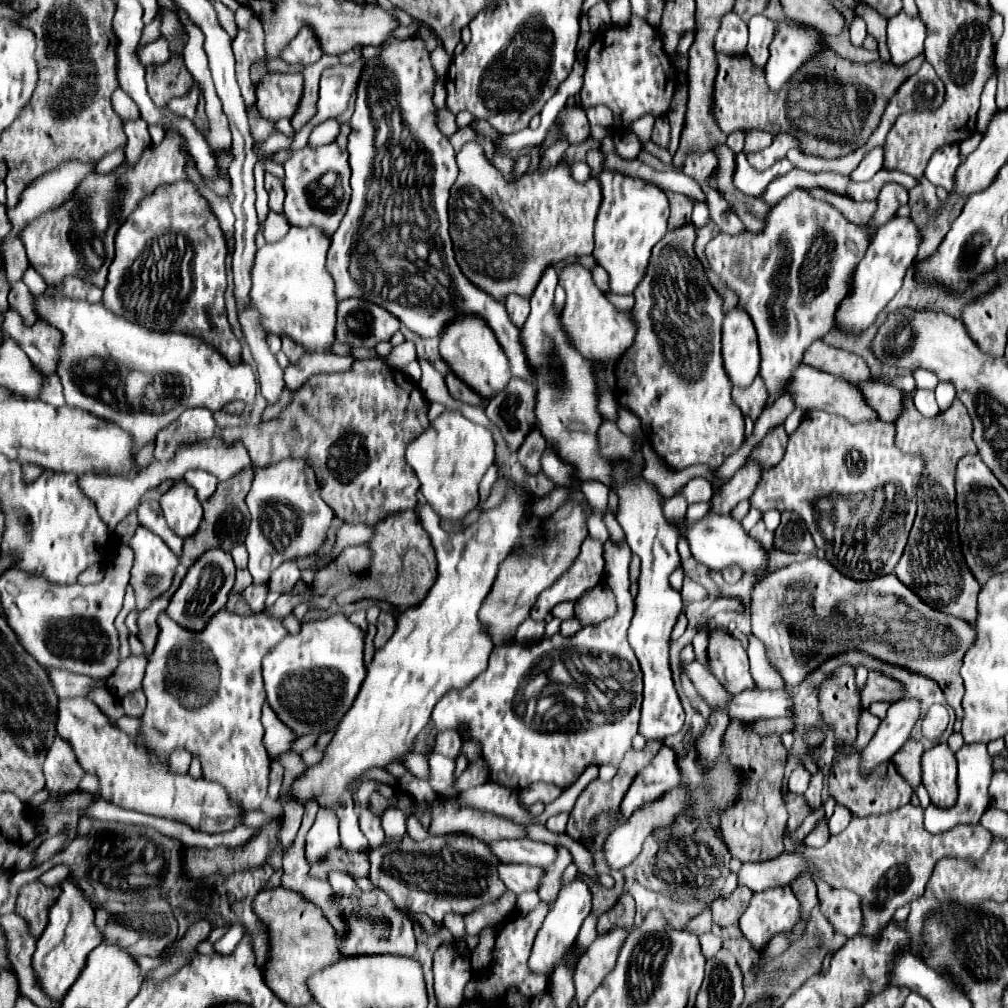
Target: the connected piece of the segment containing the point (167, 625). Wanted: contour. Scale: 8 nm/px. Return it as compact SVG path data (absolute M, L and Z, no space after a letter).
M221 609L219 613L215 613L211 617L211 621L207 623L205 631L201 633L191 633L183 627L179 627L177 623L173 623L167 613L161 613L159 615L159 639L157 639L157 647L155 651L151 653L149 657L149 663L147 663L147 671L145 671L145 679L143 679L143 691L147 695L147 709L145 709L145 715L141 717L143 721L143 727L139 731L139 737L143 737L143 743L147 743L147 747L151 747L155 753L163 755L165 759L171 755L173 749L177 747L185 747L191 755L199 757L201 759L201 767L203 767L203 777L209 779L209 781L215 781L215 783L221 783L227 793L233 797L233 799L239 799L243 803L243 807L247 811L257 811L263 803L263 799L267 797L267 787L269 787L269 771L271 771L271 759L267 757L267 751L263 747L263 727L261 727L261 707L265 703L265 689L263 689L263 677L261 677L261 661L263 657L269 653L269 649L273 645L277 645L285 635L287 635L287 629L283 627L283 619L279 617L273 617L273 615L267 615L267 613L249 613L249 615L237 615L237 613L231 613L227 609Z

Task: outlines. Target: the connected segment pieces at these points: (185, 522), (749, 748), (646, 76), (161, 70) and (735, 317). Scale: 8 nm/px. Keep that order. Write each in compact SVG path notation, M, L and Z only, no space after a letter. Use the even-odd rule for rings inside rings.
M175 481L173 487L159 499L159 505L163 517L167 519L167 525L177 535L183 539L195 535L203 519L203 509L193 487L189 487L185 481Z
M733 719L723 735L723 747L729 765L743 773L743 787L733 807L721 815L721 831L731 845L731 855L741 863L771 861L783 853L783 831L787 823L787 809L781 801L781 779L787 761L787 749L781 735L757 735L747 731L747 721Z
M631 17L629 27L613 25L607 33L597 37L593 49L587 53L587 69L585 69L585 85L579 93L579 103L583 107L607 105L613 115L617 127L627 127L635 119L651 113L661 117L669 111L671 97L675 93L677 73L671 67L671 61L663 53L663 43L655 27L649 23ZM599 43L611 43L609 47L599 47Z
M171 57L165 65L147 67L147 89L157 107L165 107L169 99L181 97L191 87L191 75L181 57Z
M731 309L723 321L723 361L733 385L747 387L759 373L759 343L745 309Z

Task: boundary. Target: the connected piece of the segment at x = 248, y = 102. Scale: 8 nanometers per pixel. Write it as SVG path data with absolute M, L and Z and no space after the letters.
M257 15L251 17L247 29L239 29L233 39L233 51L237 59L237 83L241 87L241 95L245 99L245 107L249 109L255 103L255 89L249 79L249 67L257 59L265 59L265 31Z

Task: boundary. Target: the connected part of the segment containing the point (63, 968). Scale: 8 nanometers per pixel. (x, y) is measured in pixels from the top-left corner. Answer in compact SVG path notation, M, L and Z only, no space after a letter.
M63 881L61 895L53 903L49 911L49 923L43 931L43 935L37 939L37 951L33 955L33 969L37 973L41 989L51 997L61 1001L69 987L79 977L81 969L85 967L87 955L101 945L103 933L95 927L95 909L89 903L89 899L83 895L83 891L71 883Z

